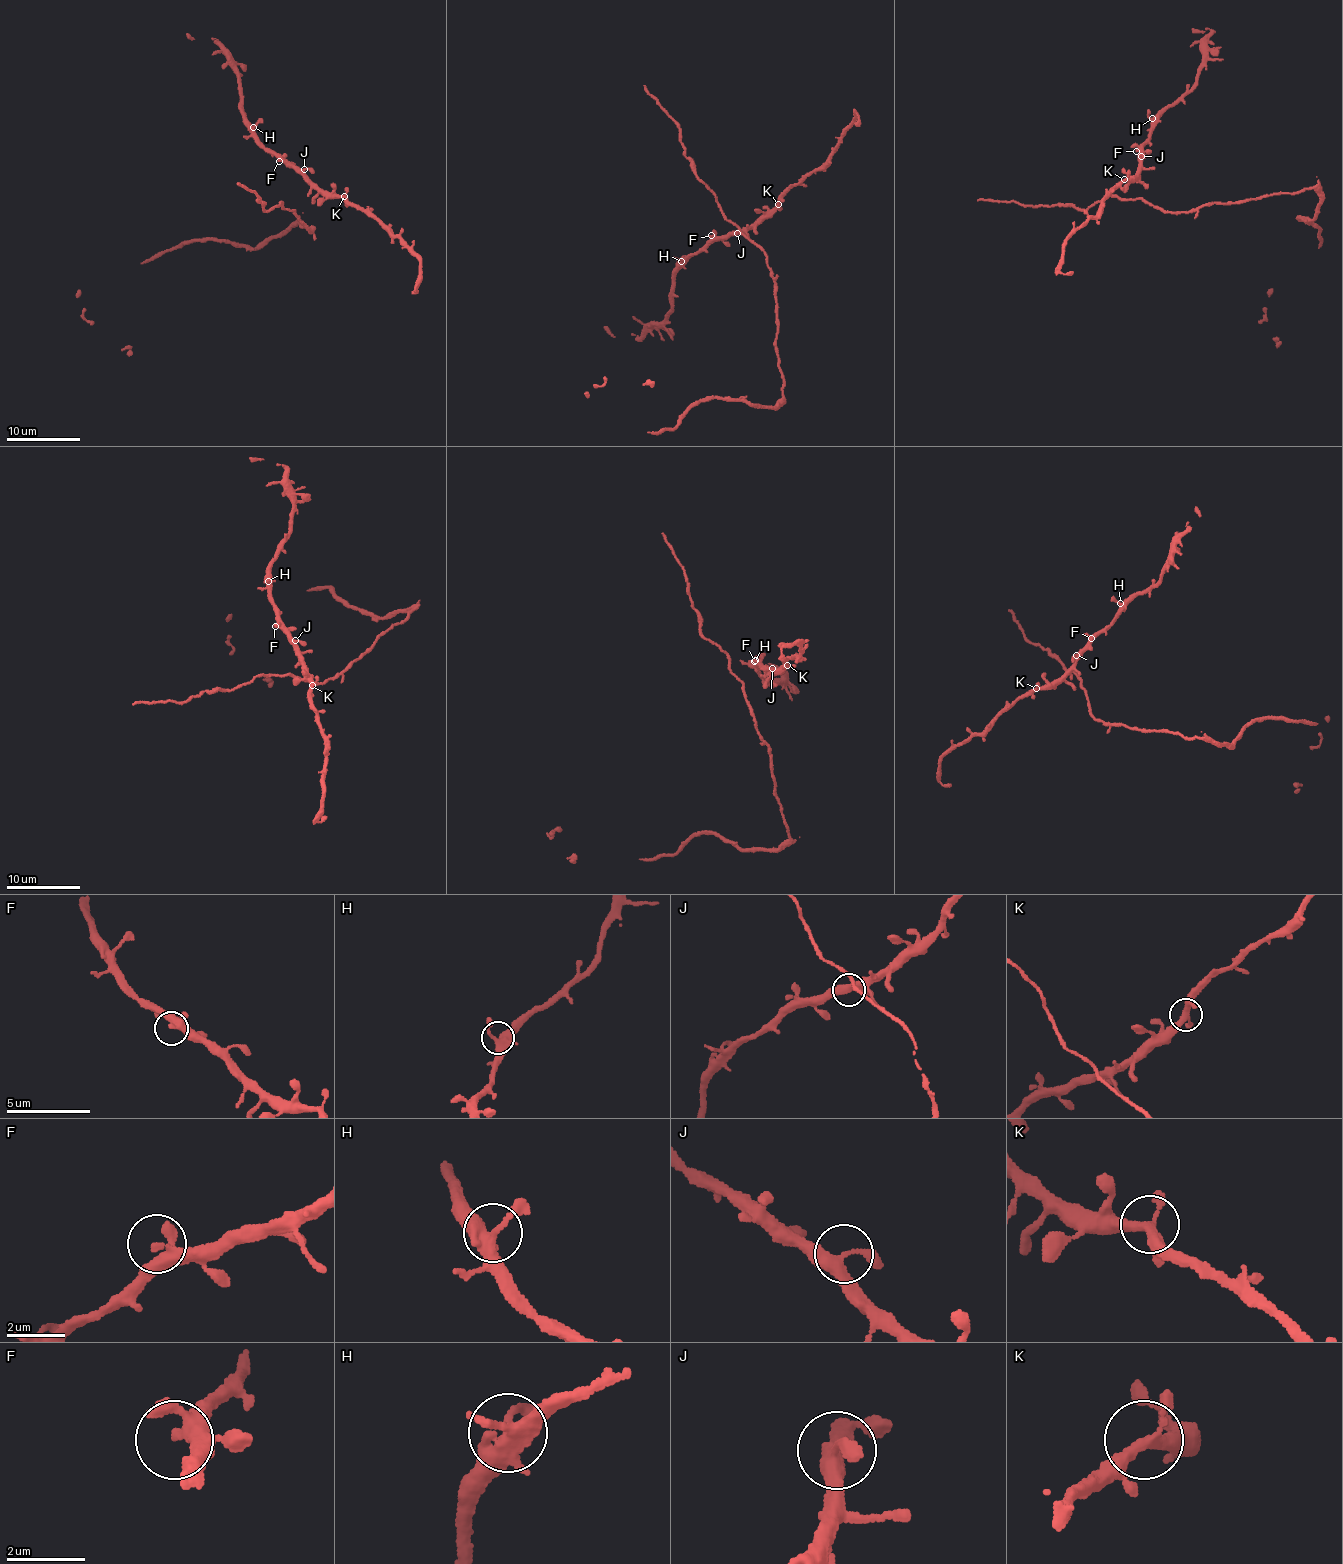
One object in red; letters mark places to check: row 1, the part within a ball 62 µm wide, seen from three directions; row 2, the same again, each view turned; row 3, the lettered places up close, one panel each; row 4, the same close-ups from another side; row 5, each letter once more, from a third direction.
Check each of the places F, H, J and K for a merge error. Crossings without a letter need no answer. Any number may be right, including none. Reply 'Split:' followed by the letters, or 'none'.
Split: none

